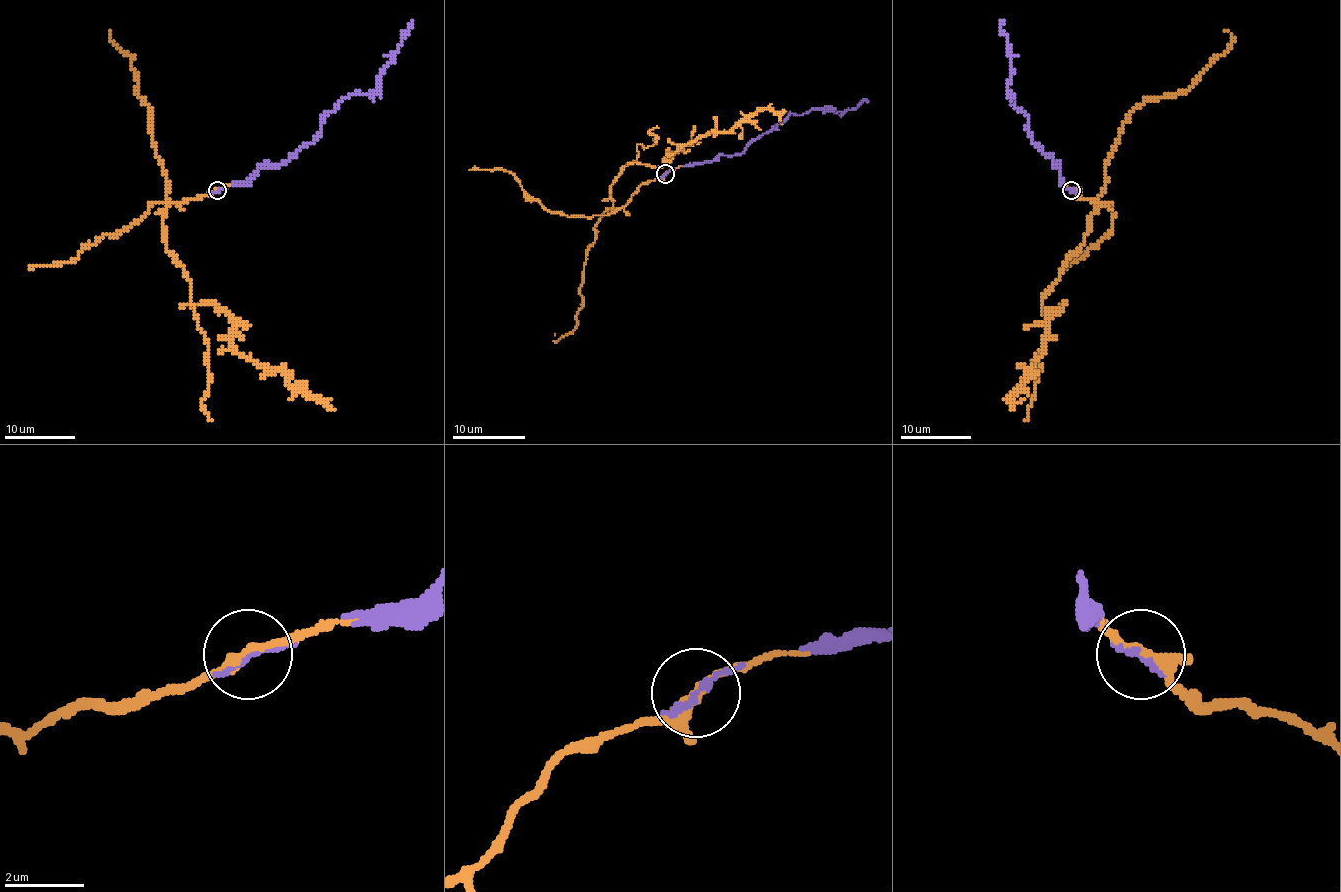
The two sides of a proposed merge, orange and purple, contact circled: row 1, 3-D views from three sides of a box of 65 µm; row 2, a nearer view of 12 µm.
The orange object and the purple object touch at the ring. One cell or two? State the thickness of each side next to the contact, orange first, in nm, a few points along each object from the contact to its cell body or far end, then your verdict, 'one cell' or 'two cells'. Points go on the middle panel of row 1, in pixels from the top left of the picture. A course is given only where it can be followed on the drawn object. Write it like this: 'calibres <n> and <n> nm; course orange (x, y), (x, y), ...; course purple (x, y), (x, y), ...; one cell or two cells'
calibres 240 and 140 nm; course orange (666, 173), (617, 208), (611, 184), (637, 159), (638, 144), (684, 144), (728, 133), (764, 109), (782, 124); course purple (666, 173), (720, 155), (739, 155), (751, 140), (792, 113), (832, 108), (843, 111), (863, 100), (868, 102); one cell

